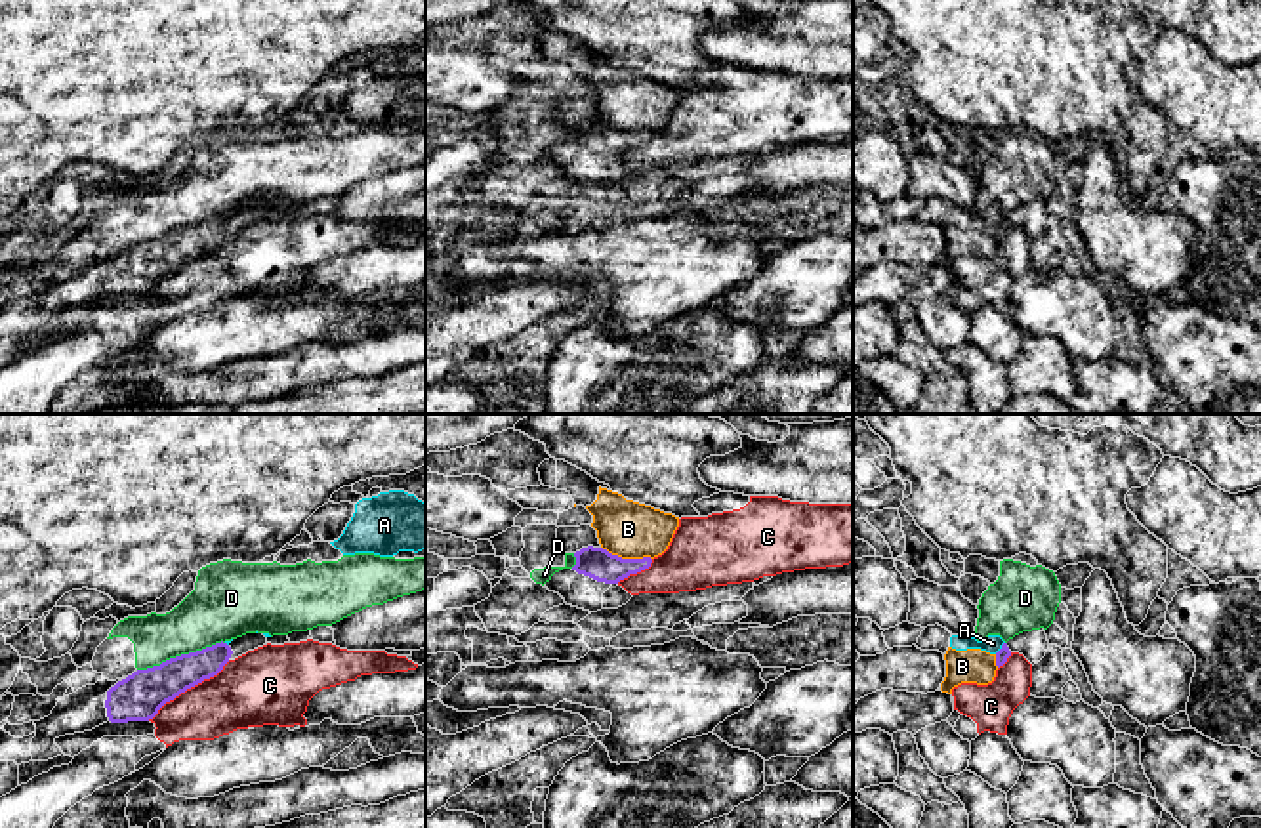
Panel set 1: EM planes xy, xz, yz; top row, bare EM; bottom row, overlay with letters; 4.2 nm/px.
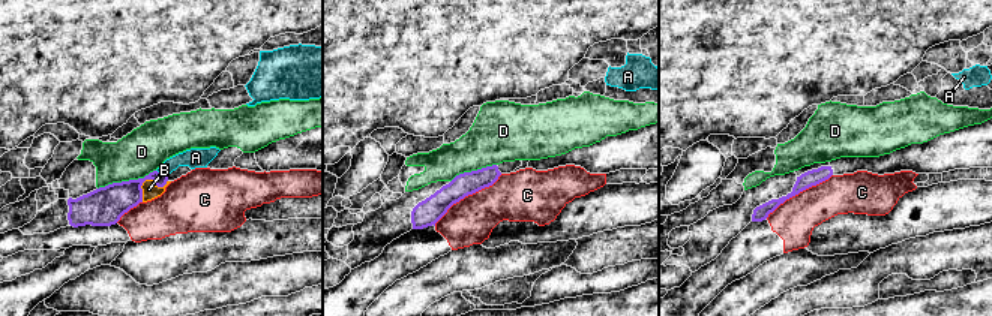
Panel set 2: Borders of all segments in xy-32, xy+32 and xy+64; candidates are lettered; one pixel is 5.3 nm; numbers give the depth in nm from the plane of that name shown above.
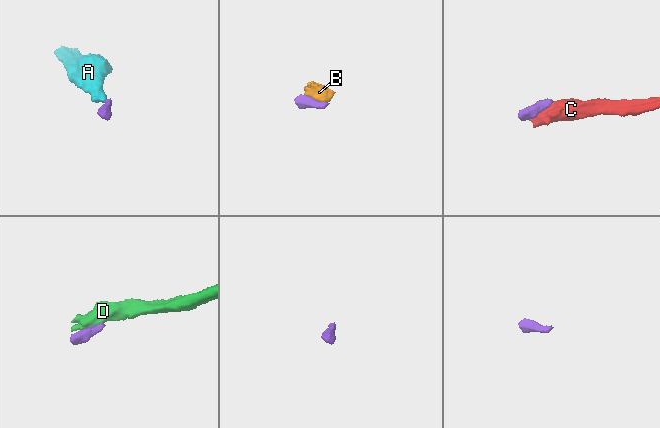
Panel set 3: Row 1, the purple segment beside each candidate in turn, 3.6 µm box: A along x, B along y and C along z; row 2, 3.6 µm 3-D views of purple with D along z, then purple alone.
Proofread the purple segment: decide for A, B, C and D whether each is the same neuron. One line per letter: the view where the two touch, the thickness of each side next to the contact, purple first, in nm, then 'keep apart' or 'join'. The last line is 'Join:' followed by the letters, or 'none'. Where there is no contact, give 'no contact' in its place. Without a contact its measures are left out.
A: meets purple in yz; 60 nm thick on the purple side, 80 nm on the other; keep apart
B: meets purple in xz; 140 nm thick on the purple side, 240 nm on the other; keep apart
C: meets purple in xy; 200 nm thick on the purple side, 280 nm on the other; keep apart
D: meets purple in xy; 200 nm thick on the purple side, 280 nm on the other; keep apart
Join: none

